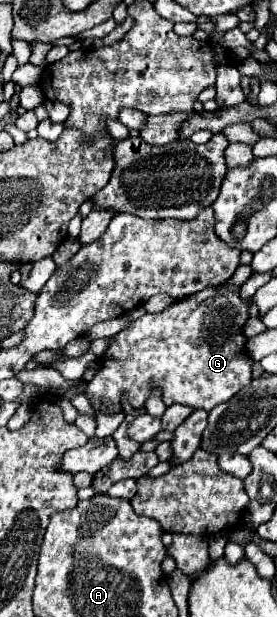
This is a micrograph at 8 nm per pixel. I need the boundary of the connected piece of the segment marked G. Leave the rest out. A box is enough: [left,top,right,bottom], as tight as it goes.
[85,283,253,415]

